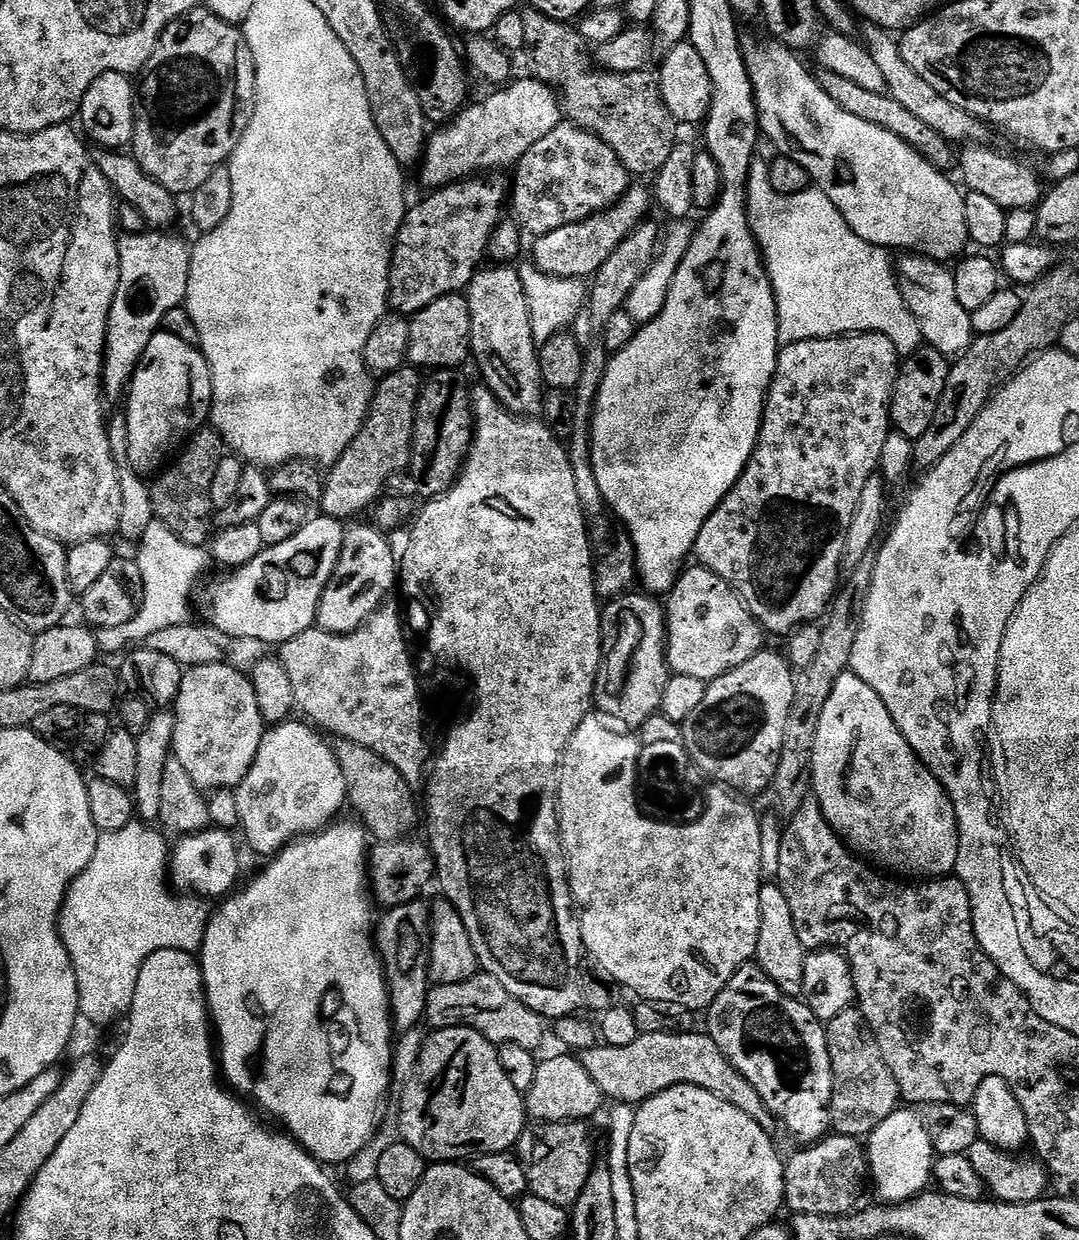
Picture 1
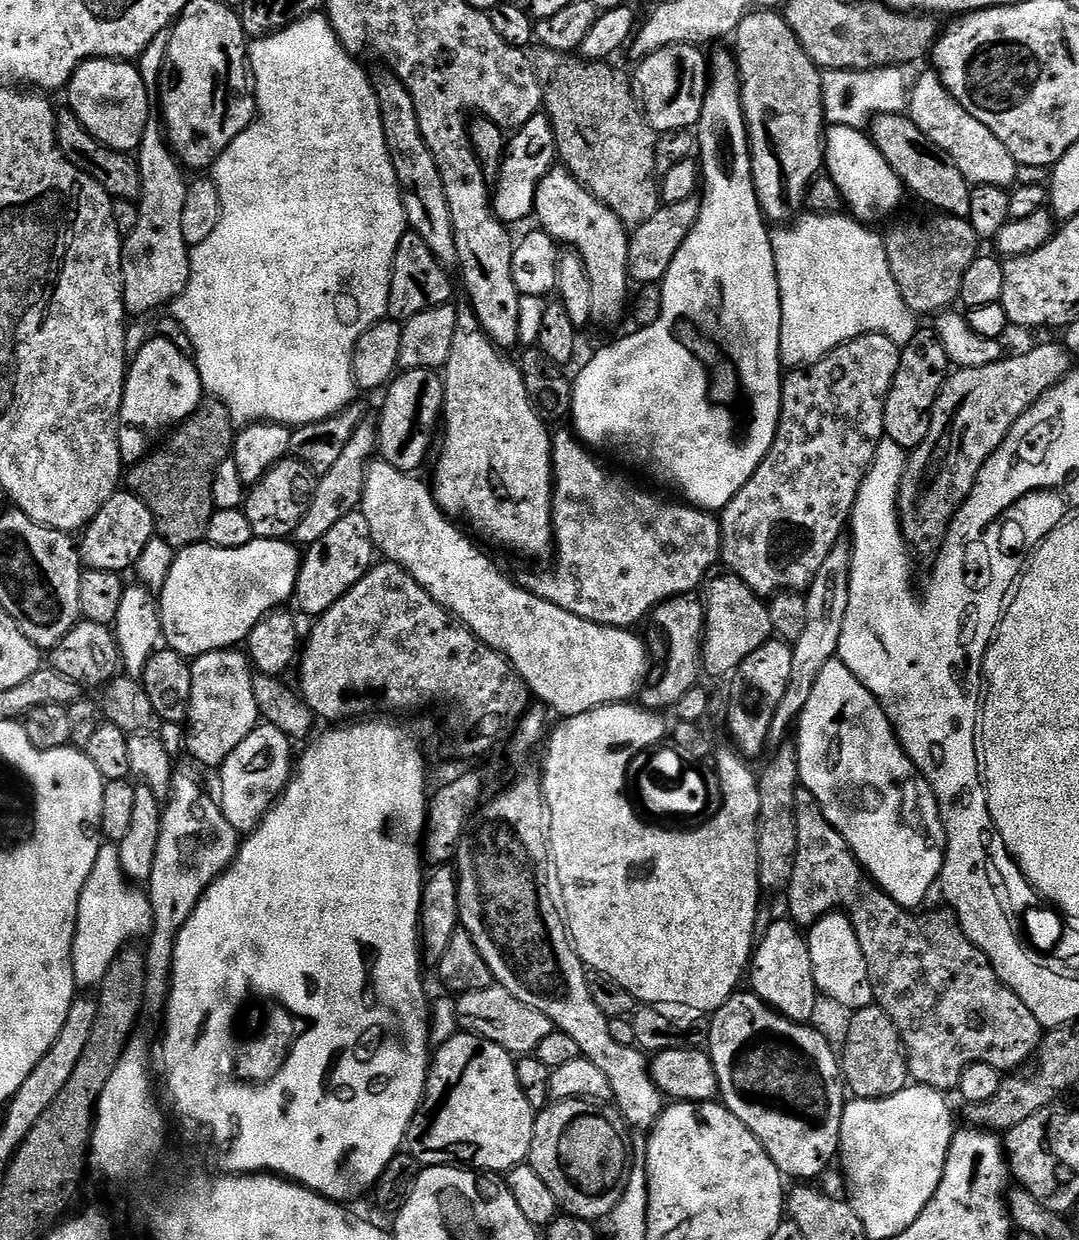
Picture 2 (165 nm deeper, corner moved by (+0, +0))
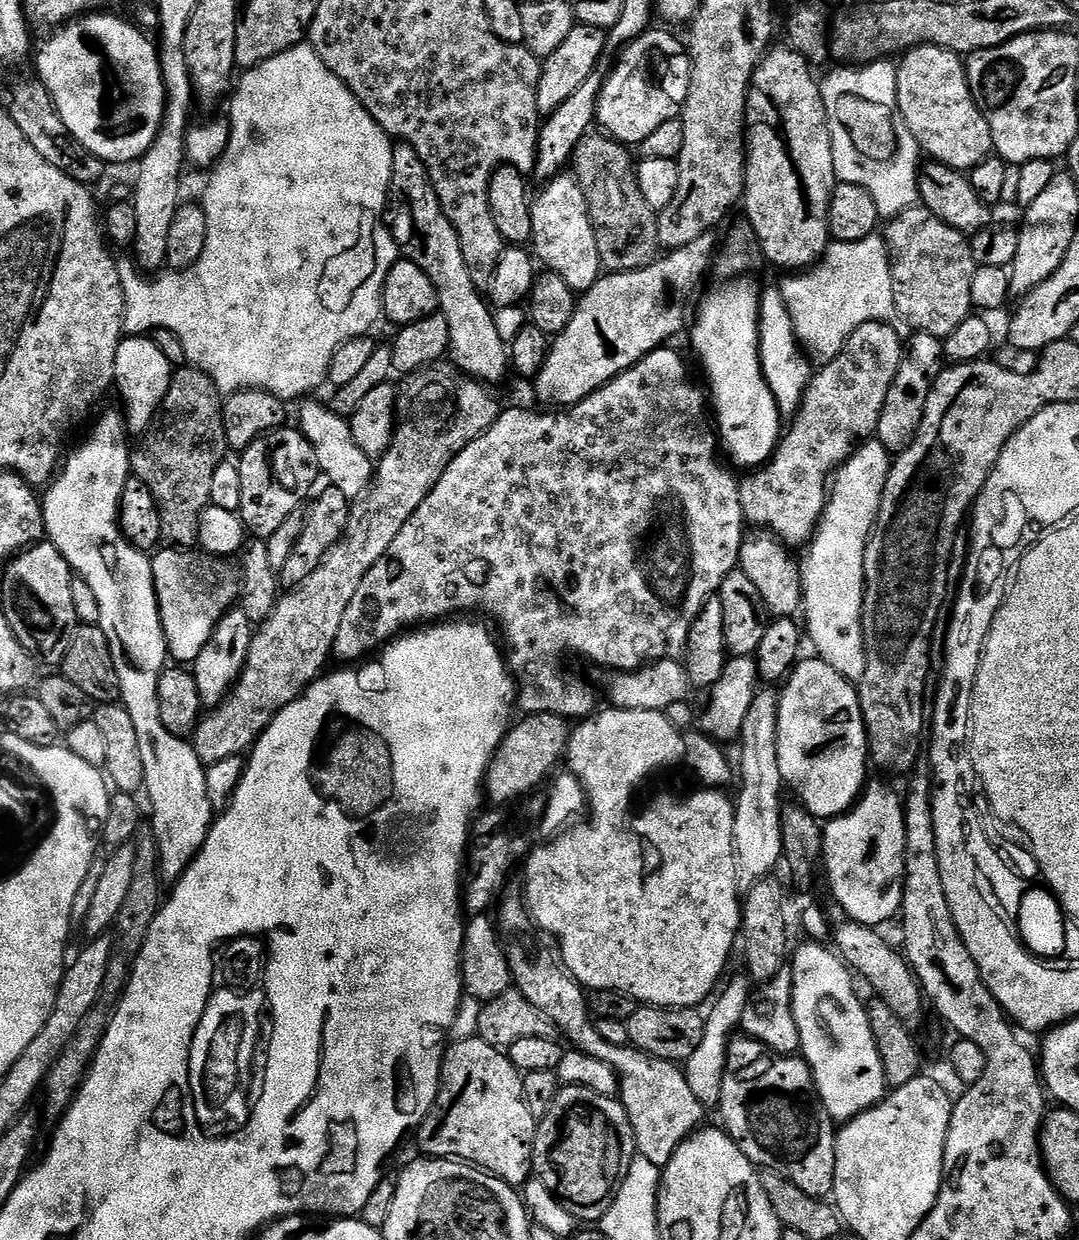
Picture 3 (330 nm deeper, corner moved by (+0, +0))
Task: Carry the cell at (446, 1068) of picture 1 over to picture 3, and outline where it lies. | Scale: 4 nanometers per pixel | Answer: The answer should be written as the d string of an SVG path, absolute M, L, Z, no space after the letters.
M475 1038L466 1041L453 1043L444 1053L444 1062L440 1066L440 1090L436 1097L434 1111L428 1115L424 1123L418 1129L420 1136L420 1148L425 1157L428 1158L451 1158L461 1162L467 1162L483 1171L491 1172L498 1179L506 1181L513 1186L523 1186L533 1175L532 1171L532 1143L536 1140L537 1120L530 1114L530 1106L526 1106L524 1097L524 1078L520 1071L513 1066L511 1060L501 1049L493 1044L488 1044L485 1040Z

